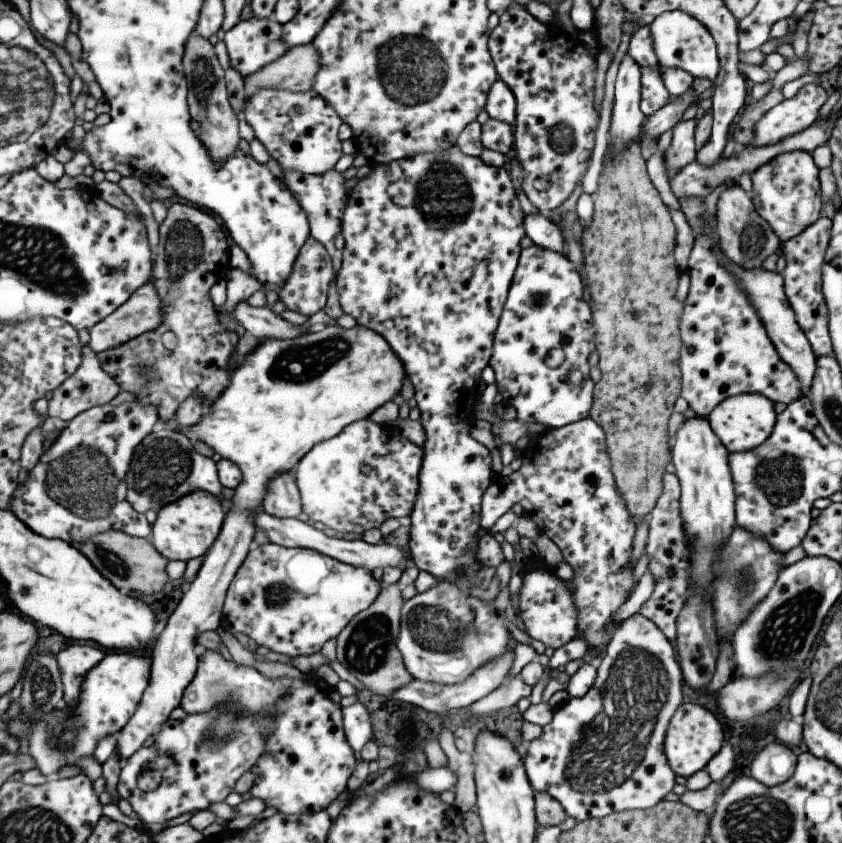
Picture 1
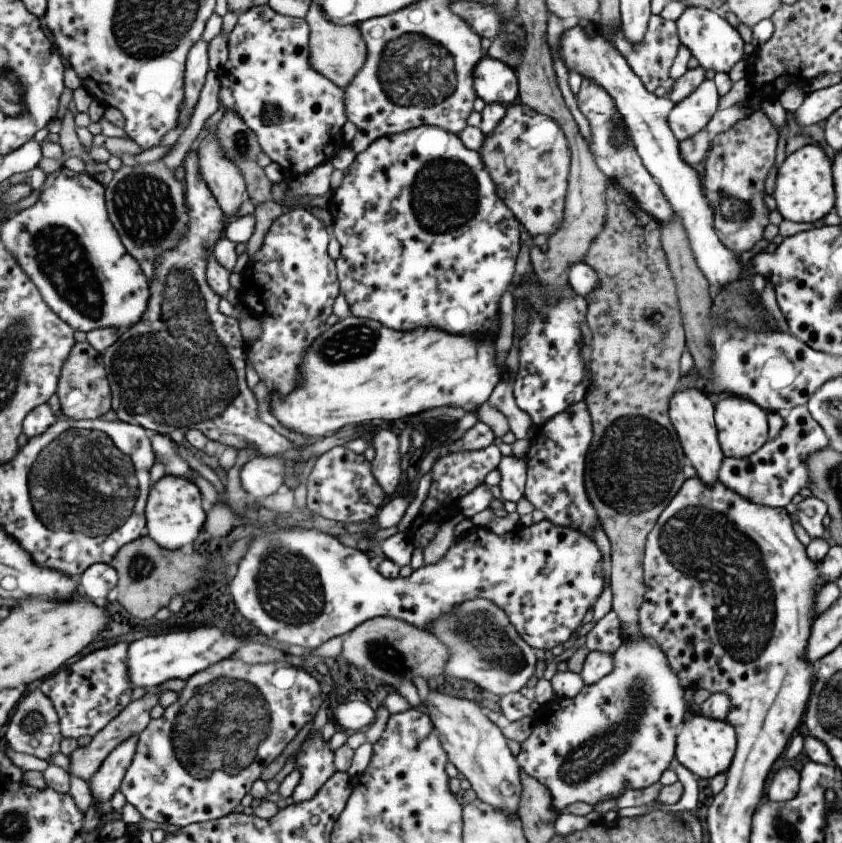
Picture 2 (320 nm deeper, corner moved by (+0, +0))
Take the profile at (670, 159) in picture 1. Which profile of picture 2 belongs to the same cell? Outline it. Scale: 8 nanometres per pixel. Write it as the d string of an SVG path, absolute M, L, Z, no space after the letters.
M704 78L689 96L674 104L668 112L667 124L673 136L682 141L703 129L718 109L719 97L713 79Z

